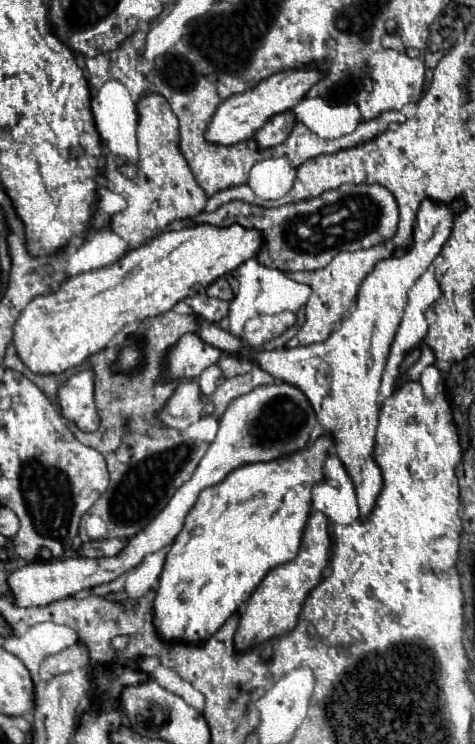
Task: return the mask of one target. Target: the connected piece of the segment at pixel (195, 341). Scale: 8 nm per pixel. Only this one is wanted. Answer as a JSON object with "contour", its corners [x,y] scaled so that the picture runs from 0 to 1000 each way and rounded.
{"contour":[[[394,448],[352,477],[352,504],[356,509],[415,509],[461,480],[465,469],[432,461],[415,448]]]}

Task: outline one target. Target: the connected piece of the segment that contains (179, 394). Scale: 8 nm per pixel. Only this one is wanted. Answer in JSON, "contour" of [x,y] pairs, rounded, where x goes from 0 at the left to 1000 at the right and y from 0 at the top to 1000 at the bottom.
{"contour":[[[385,512],[356,536],[352,547],[335,555],[335,563],[352,574],[394,577],[402,569],[423,563],[427,550],[432,550],[432,536],[415,512]]]}

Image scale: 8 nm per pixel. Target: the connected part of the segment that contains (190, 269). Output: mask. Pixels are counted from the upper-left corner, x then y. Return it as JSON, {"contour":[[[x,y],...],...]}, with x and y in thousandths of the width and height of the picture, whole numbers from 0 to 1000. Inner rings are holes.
{"contour":[[[427,300],[385,310],[343,310],[314,321],[305,329],[272,335],[242,353],[204,364],[145,372],[120,391],[74,399],[44,418],[27,440],[27,464],[36,477],[78,504],[124,504],[141,496],[171,493],[183,480],[217,472],[263,437],[364,415],[373,405],[415,397],[461,372],[495,364],[507,353],[516,353],[516,348],[533,348],[541,337],[549,337],[549,310],[507,305],[503,300],[491,300],[491,305],[440,305]]]}

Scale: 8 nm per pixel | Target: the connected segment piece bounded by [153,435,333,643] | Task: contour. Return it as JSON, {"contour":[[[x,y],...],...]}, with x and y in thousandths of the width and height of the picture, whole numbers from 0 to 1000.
{"contour":[[[676,585],[659,593],[659,598],[600,617],[579,617],[566,622],[520,622],[486,633],[465,649],[423,660],[415,676],[394,690],[381,716],[352,743],[352,754],[335,776],[322,819],[326,843],[339,859],[398,864],[432,862],[482,832],[482,827],[503,819],[516,805],[524,805],[566,765],[621,751],[655,690],[655,657],[684,644],[680,625],[697,601],[701,587]]]}

